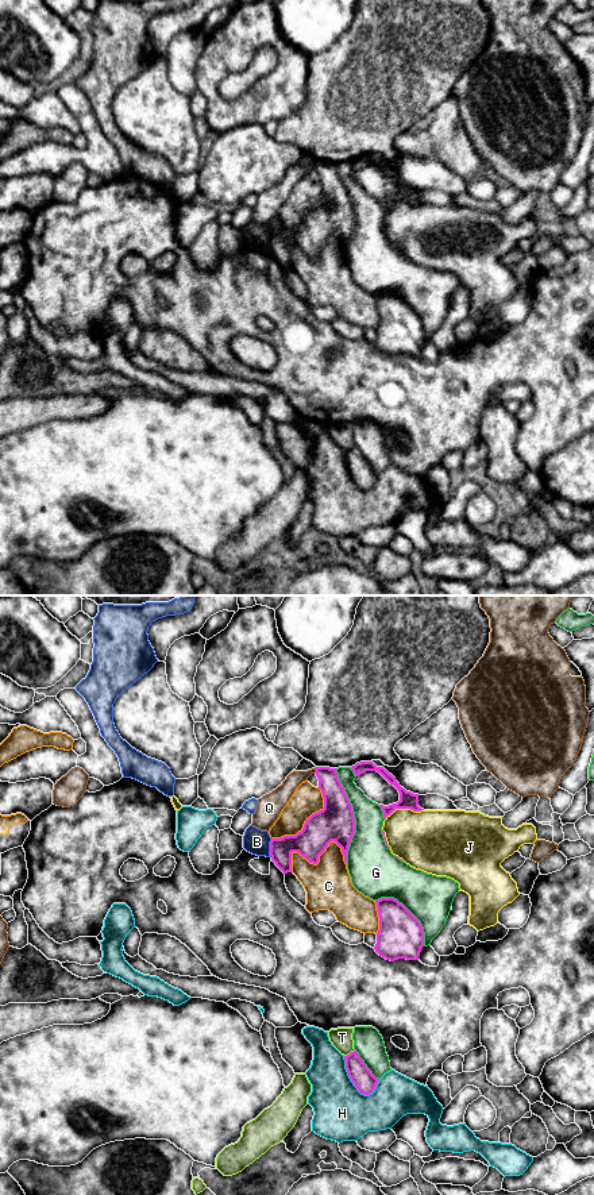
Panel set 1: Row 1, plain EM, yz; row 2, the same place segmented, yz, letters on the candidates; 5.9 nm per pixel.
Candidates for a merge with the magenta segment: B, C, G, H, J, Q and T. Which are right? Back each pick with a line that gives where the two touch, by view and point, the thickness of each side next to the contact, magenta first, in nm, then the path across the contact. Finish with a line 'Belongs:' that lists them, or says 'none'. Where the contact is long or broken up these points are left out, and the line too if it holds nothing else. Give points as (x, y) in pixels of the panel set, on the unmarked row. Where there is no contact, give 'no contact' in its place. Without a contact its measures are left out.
Belongs: none

